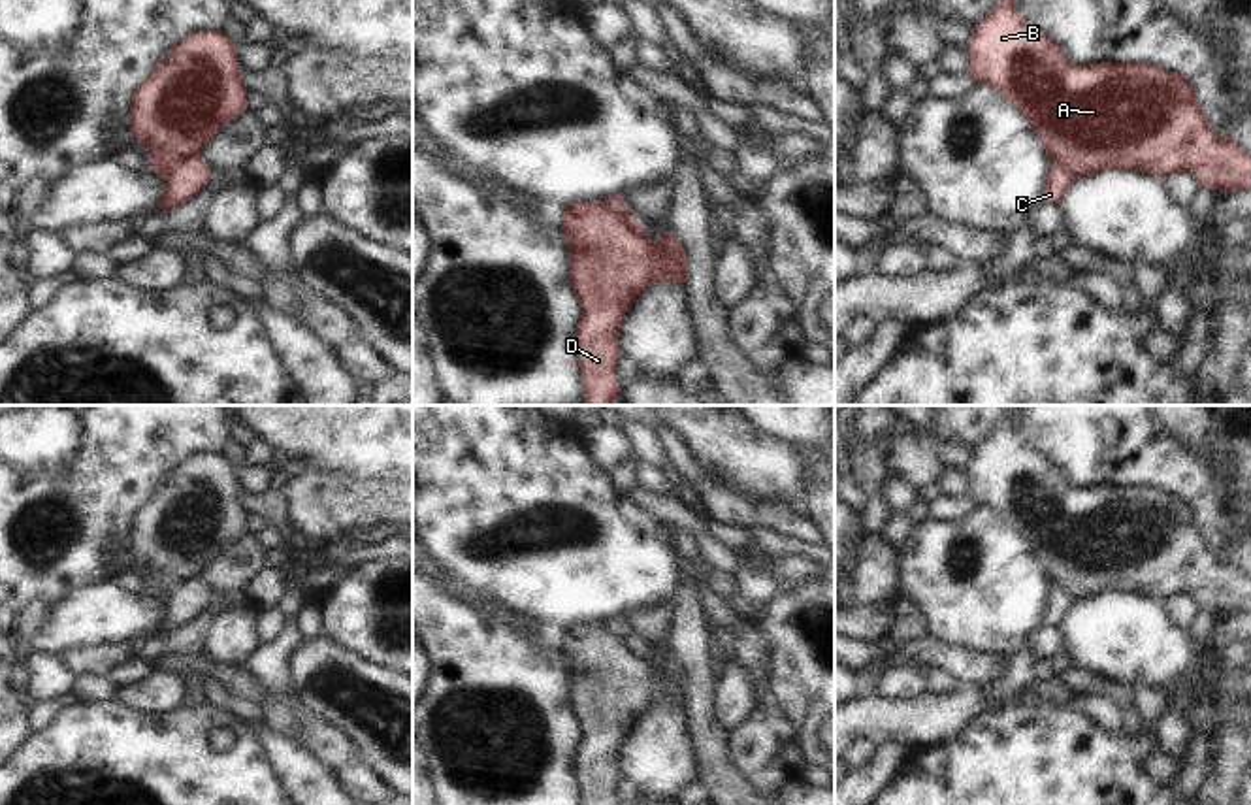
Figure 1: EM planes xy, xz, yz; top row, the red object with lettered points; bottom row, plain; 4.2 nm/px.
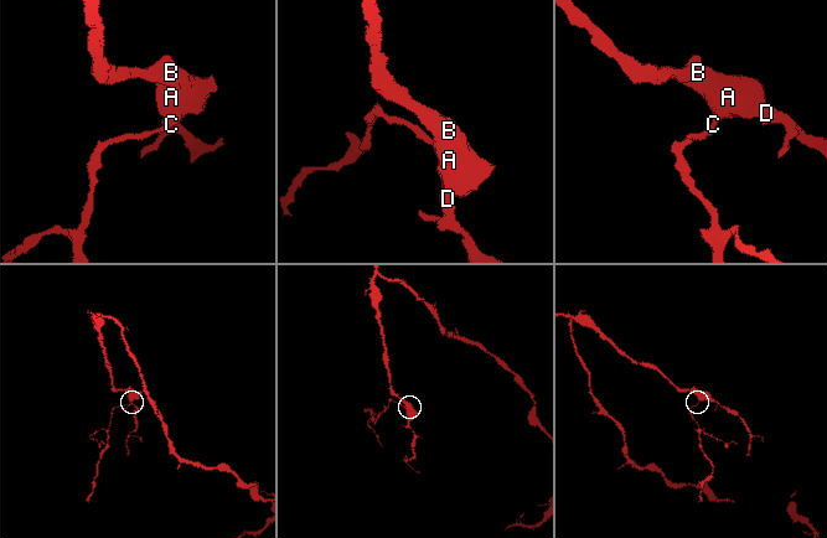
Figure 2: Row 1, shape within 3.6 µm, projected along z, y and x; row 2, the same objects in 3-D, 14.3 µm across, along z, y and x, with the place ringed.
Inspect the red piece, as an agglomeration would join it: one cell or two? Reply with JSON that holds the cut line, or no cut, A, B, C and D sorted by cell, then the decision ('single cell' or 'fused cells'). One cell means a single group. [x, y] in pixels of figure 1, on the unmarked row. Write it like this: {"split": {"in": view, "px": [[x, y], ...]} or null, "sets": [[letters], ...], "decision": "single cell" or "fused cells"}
{"split": {"in": "xy", "px": [[198, 574], [183, 579], [162, 598]]}, "sets": [["A", "B", "D"], ["C"]], "decision": "fused cells"}

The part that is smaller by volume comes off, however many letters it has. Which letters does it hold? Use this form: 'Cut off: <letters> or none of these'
Cut off: C

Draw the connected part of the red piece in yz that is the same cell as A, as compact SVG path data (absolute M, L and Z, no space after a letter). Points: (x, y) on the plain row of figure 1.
M1010 411L972 451L965 473L978 507L995 511L1015 528L1042 562L1049 583L1074 594L1076 601L1104 592L1142 594L1162 601L1191 594L1200 611L1225 616L1251 611L1251 577L1232 560L1210 552L1187 498L1142 485L1072 486L1061 466L1019 435Z

